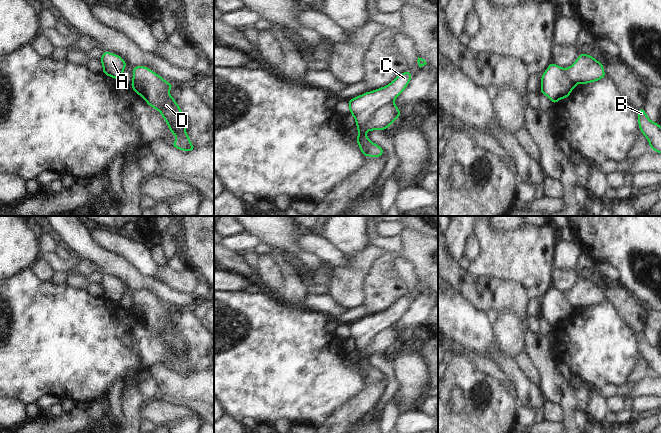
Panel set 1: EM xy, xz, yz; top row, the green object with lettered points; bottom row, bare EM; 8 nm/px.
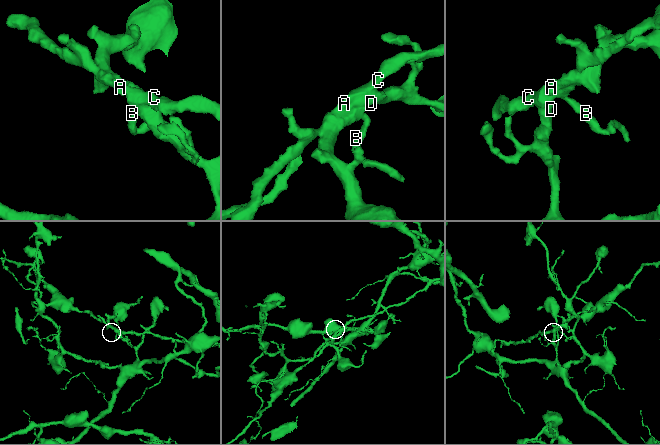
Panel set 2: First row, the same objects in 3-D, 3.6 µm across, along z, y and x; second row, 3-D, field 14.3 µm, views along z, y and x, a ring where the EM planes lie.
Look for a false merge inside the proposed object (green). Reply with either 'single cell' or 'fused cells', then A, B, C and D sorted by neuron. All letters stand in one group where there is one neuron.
fused cells | A C / B D

